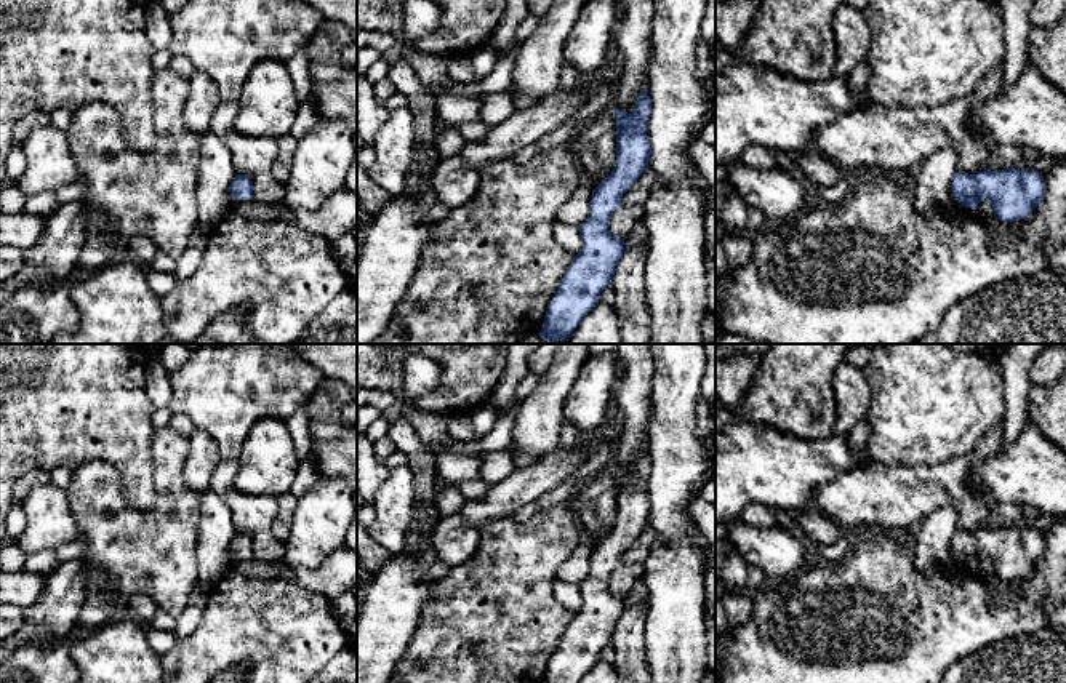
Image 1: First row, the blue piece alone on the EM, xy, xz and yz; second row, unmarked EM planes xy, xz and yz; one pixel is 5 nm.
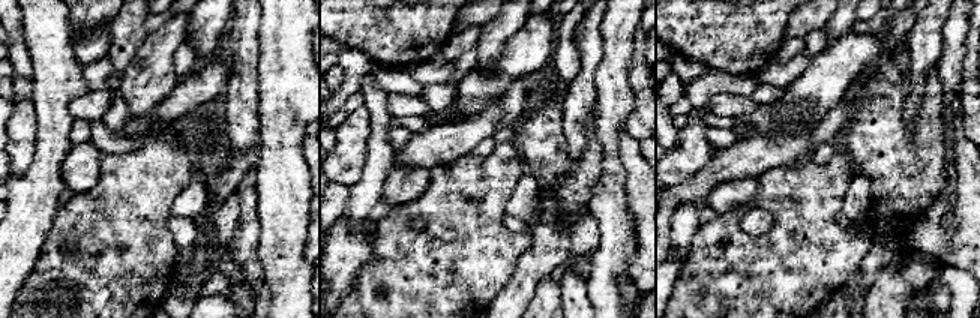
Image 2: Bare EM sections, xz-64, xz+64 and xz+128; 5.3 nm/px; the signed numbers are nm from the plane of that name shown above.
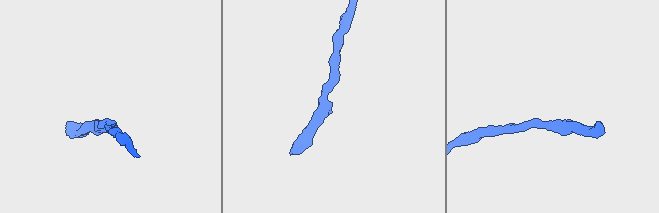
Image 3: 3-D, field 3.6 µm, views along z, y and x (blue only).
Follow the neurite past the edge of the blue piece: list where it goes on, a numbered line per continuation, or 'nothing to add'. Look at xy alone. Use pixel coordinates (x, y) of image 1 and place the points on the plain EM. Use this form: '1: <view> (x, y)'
nothing to add

